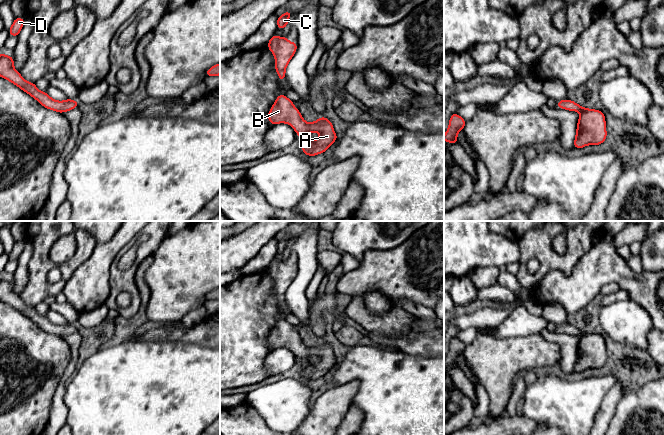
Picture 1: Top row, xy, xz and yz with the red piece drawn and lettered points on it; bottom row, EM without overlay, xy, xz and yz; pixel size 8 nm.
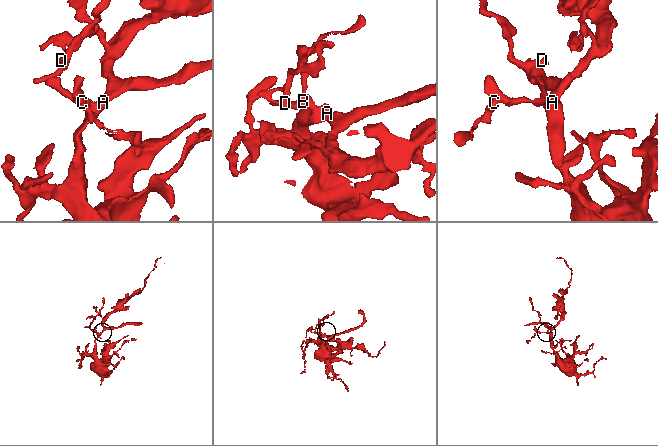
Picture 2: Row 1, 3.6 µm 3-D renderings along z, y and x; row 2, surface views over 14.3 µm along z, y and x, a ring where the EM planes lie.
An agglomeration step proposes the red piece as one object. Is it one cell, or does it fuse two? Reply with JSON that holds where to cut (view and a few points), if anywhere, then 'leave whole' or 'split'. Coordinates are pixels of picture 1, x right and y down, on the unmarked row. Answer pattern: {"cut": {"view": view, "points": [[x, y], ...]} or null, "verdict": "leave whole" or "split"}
{"cut": null, "verdict": "leave whole"}

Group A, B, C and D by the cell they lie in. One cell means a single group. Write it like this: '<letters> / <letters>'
A B C D

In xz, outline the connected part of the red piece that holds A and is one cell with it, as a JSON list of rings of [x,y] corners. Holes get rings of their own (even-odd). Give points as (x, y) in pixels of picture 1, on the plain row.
[[[279,318],[268,337],[268,345],[271,348],[287,347],[292,350],[302,364],[302,375],[309,380],[315,380],[328,374],[336,365],[333,348],[326,341],[320,341],[317,345],[307,347],[301,337],[293,329],[293,326],[285,319]],[[309,356],[319,356],[320,361],[311,364]]]

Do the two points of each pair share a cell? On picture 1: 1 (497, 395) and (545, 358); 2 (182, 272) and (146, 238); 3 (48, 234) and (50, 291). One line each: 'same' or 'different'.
1: same
2: different
3: same

